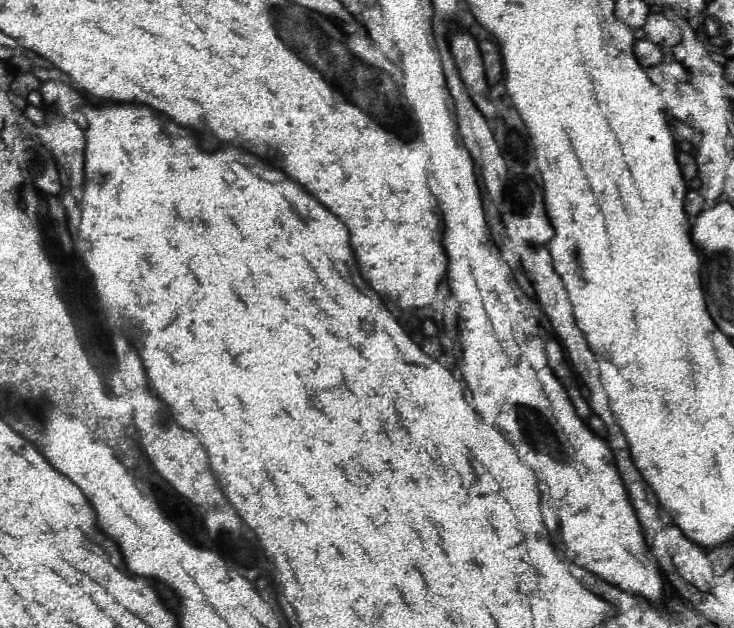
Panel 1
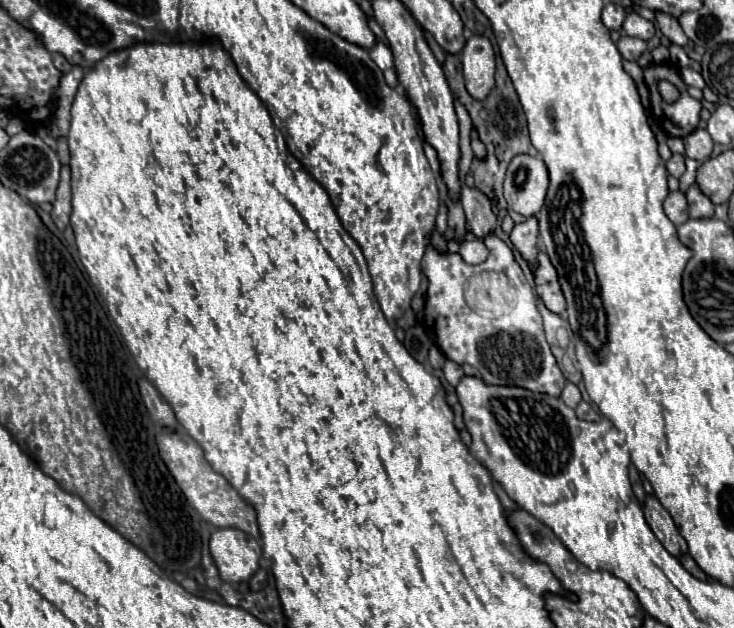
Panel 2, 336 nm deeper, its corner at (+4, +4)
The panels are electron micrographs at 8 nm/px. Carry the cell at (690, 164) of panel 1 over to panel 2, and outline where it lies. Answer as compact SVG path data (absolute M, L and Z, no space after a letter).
M672 155L668 161L666 161L666 171L674 177L680 177L684 173L684 157L682 155Z

